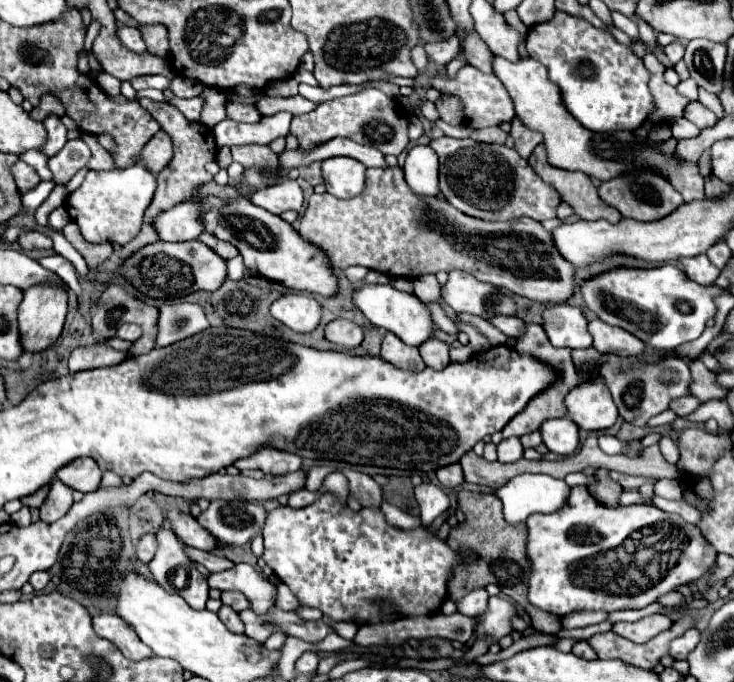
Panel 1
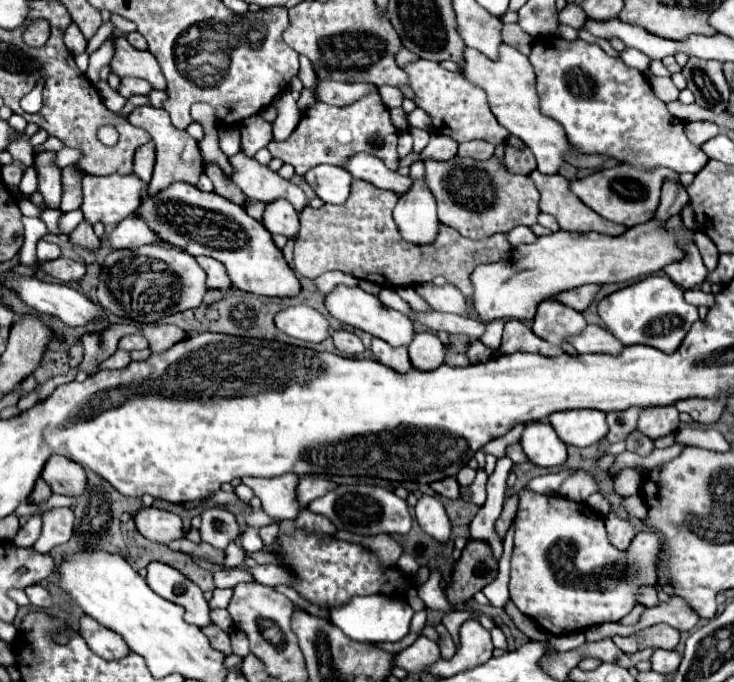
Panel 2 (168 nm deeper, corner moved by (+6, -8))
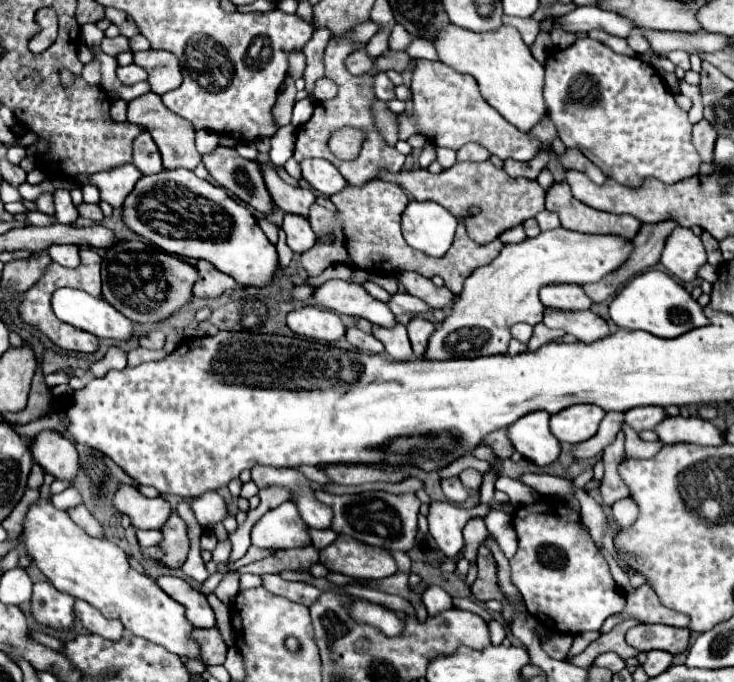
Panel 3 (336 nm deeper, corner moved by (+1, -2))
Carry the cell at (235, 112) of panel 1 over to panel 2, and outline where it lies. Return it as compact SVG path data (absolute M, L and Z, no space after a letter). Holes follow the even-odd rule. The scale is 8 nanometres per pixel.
M260 115L250 117L250 121L244 121L240 125L242 133L242 153L248 157L254 157L254 153L262 147L266 147L272 141L272 125L264 121Z

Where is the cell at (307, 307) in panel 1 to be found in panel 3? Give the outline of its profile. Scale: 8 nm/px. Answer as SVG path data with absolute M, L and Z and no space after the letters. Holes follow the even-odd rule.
M315 305L293 309L287 315L287 325L297 335L307 335L317 341L337 341L345 335L345 325L339 315Z

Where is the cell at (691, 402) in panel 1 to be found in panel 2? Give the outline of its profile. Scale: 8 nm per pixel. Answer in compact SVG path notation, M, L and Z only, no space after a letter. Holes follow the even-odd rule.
M674 405L668 407L650 407L642 409L638 417L638 431L650 439L658 439L662 435L674 433L680 425L678 419L678 409Z

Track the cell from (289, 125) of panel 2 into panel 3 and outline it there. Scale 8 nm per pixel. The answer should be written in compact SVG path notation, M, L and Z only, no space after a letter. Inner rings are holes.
M305 97L301 101L295 103L293 107L293 117L291 117L291 125L295 127L301 127L303 123L307 123L313 115L313 109L315 109L315 101L311 97Z

